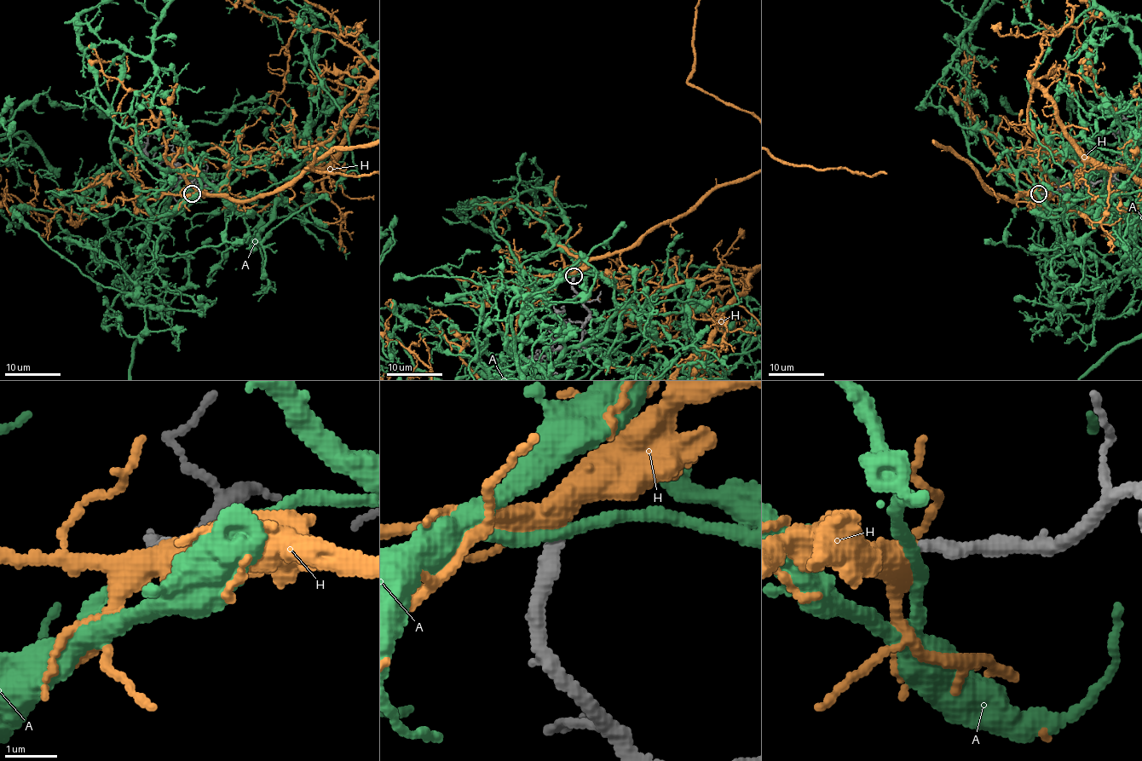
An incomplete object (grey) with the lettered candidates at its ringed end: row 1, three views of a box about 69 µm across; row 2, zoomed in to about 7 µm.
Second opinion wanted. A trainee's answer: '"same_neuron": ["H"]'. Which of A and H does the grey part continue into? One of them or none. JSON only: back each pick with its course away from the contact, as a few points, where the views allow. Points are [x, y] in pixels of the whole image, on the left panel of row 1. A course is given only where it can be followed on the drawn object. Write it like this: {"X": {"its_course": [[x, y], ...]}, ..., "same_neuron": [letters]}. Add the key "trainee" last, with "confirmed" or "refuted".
{"same_neuron": ["H"], "trainee": "confirmed"}

